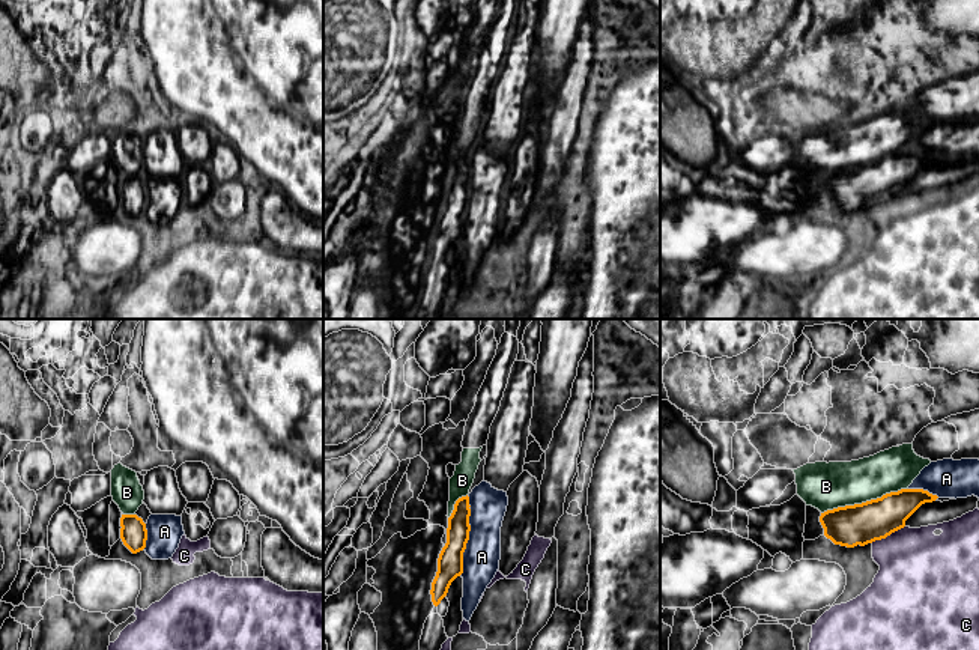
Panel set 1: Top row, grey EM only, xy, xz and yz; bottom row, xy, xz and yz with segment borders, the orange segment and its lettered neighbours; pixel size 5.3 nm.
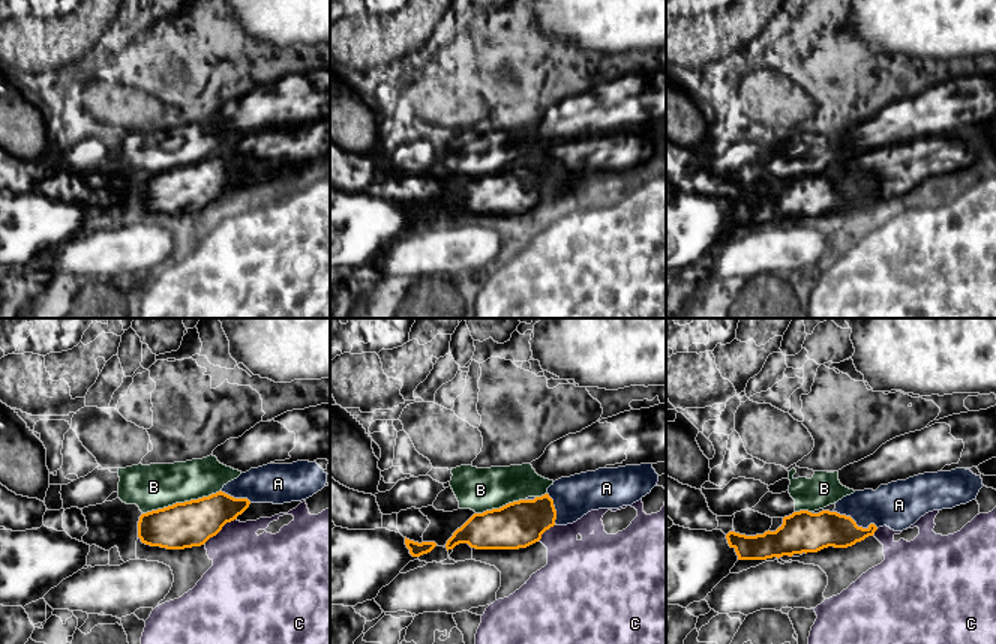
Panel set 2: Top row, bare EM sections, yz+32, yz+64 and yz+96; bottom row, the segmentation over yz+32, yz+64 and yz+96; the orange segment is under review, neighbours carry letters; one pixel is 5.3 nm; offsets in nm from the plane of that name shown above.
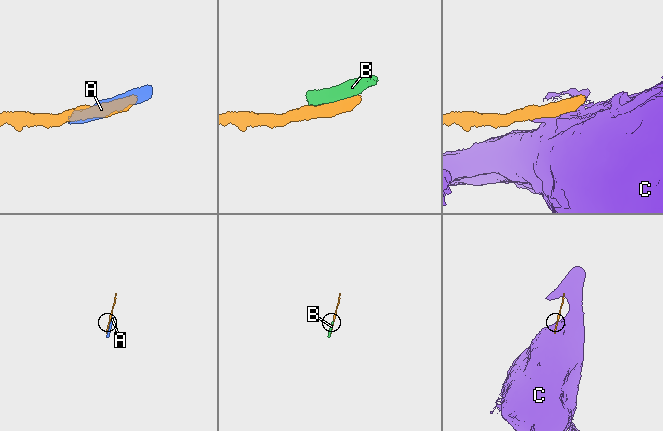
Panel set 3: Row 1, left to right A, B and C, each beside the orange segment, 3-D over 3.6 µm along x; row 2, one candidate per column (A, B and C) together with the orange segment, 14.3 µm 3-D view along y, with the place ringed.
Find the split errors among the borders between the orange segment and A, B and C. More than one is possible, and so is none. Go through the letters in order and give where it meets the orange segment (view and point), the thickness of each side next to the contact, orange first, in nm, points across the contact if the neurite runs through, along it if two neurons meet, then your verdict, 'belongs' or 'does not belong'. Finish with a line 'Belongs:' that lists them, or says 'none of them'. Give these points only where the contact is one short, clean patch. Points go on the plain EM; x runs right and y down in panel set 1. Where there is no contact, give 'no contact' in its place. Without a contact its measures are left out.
A: xz (468, 197) | 140/190 nm | does not belong
B: yz (863, 166) | 220/260 nm | does not belong
C: yz (888, 197) | 220/420 nm | along yz (904, 188), (871, 205) | does not belong
Belongs: none of them

